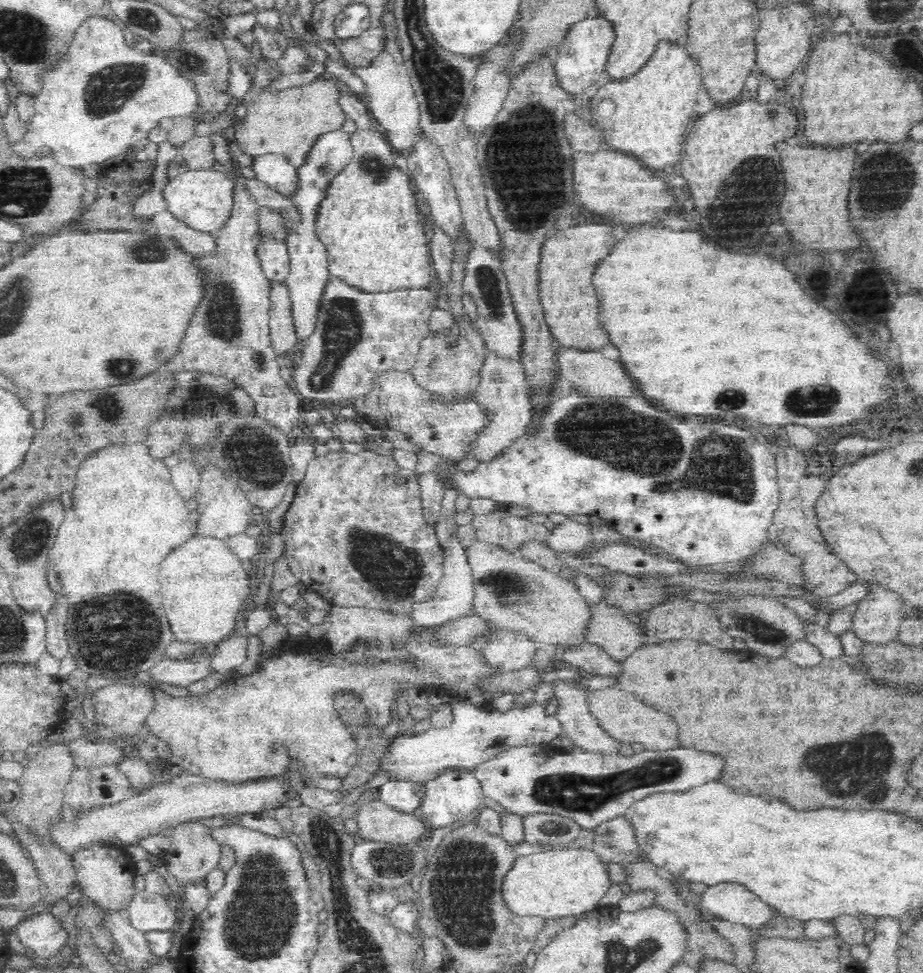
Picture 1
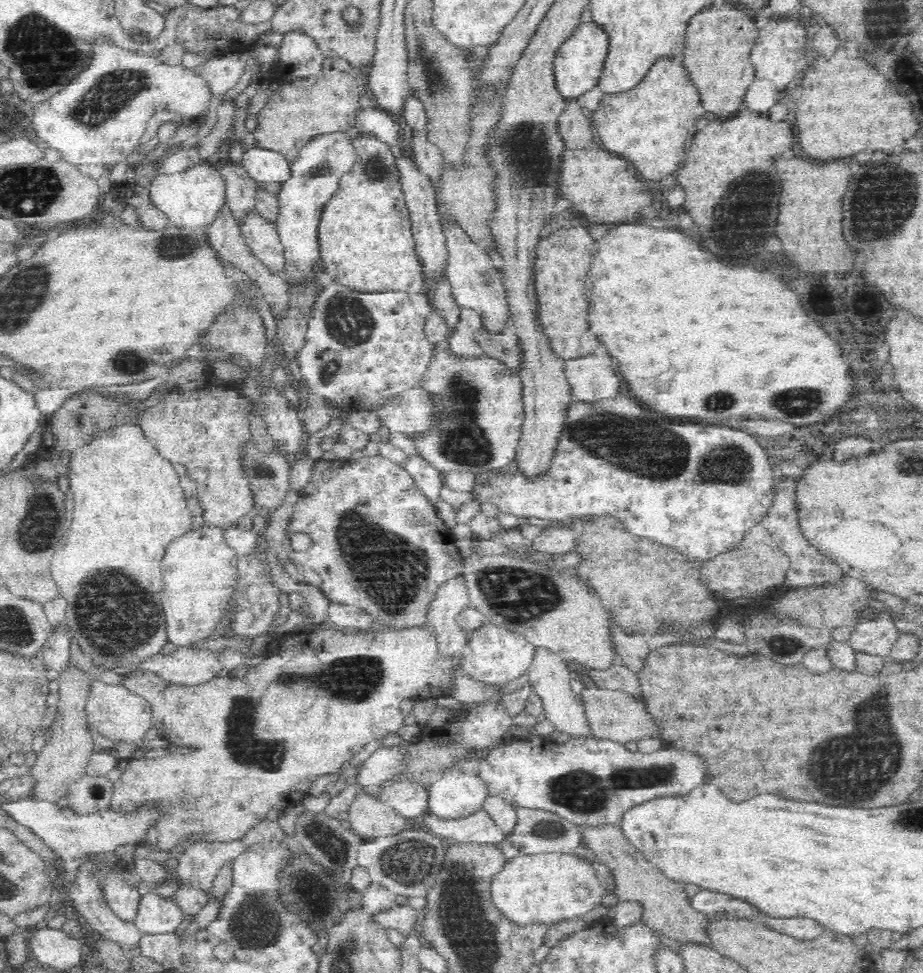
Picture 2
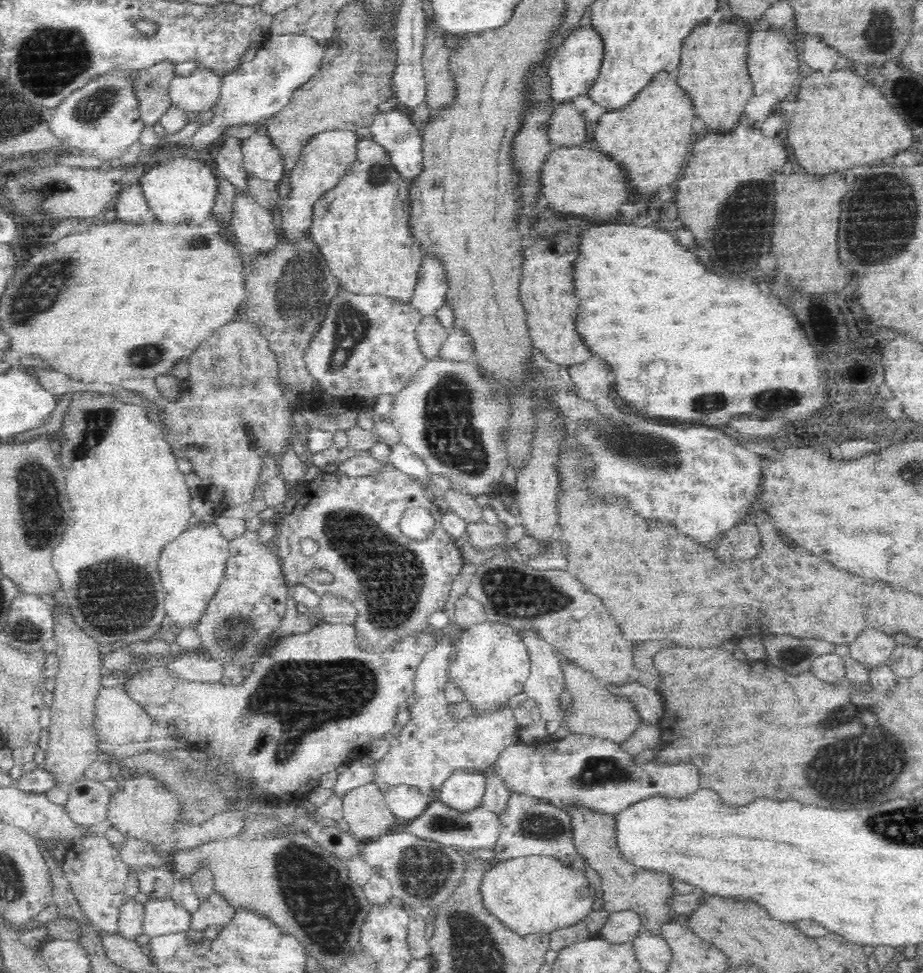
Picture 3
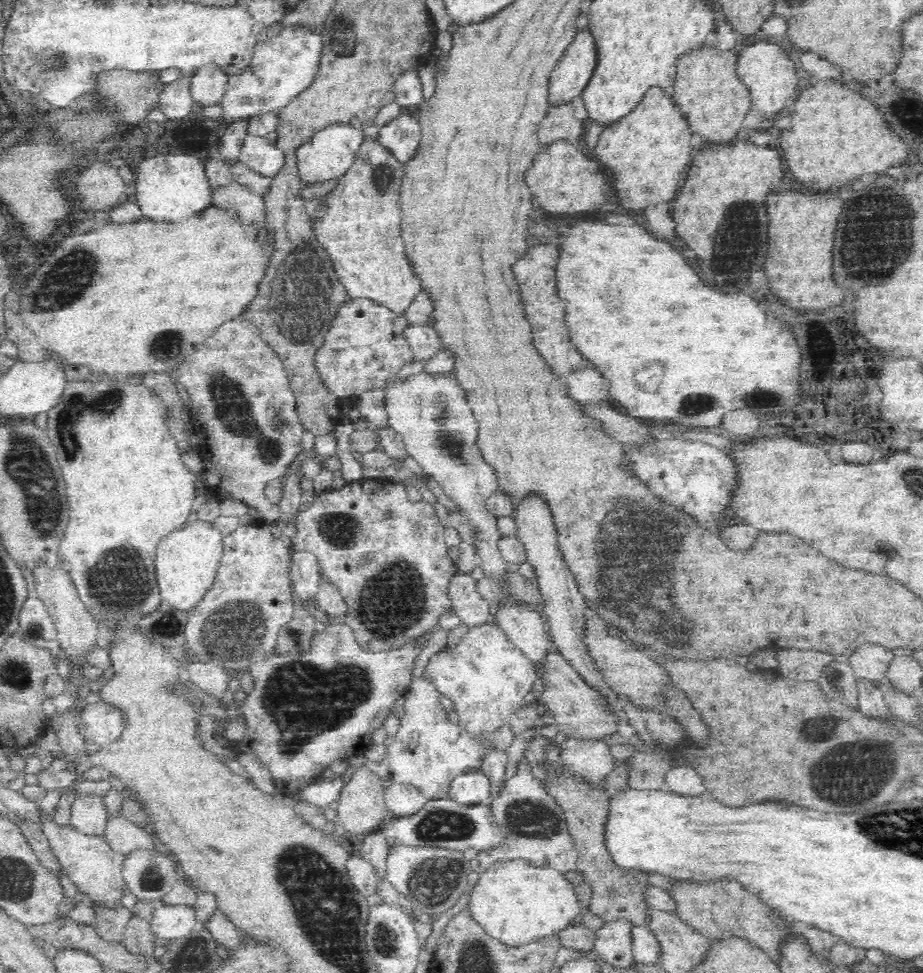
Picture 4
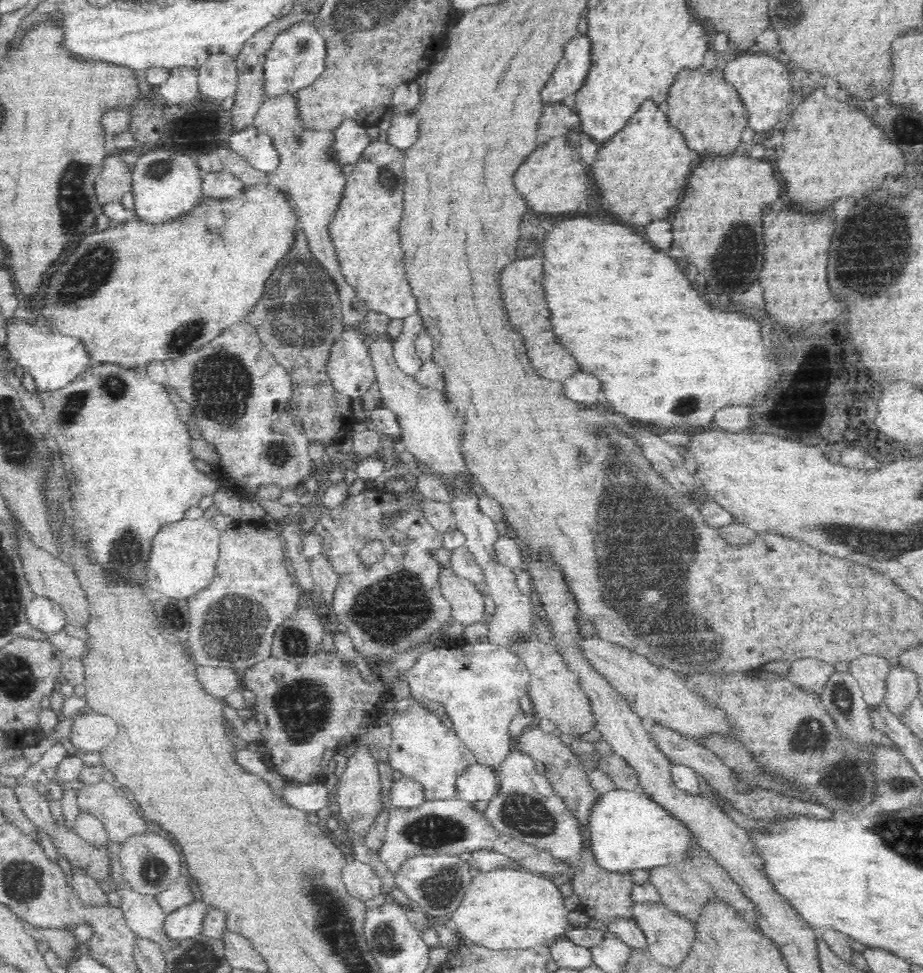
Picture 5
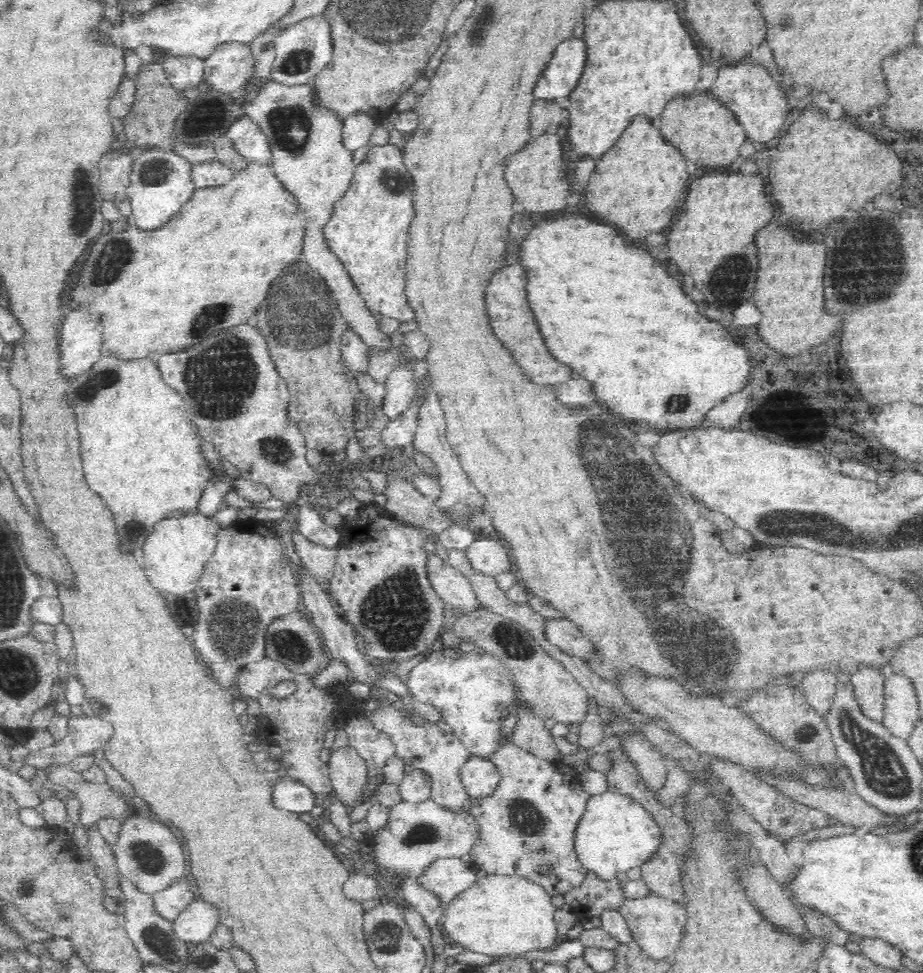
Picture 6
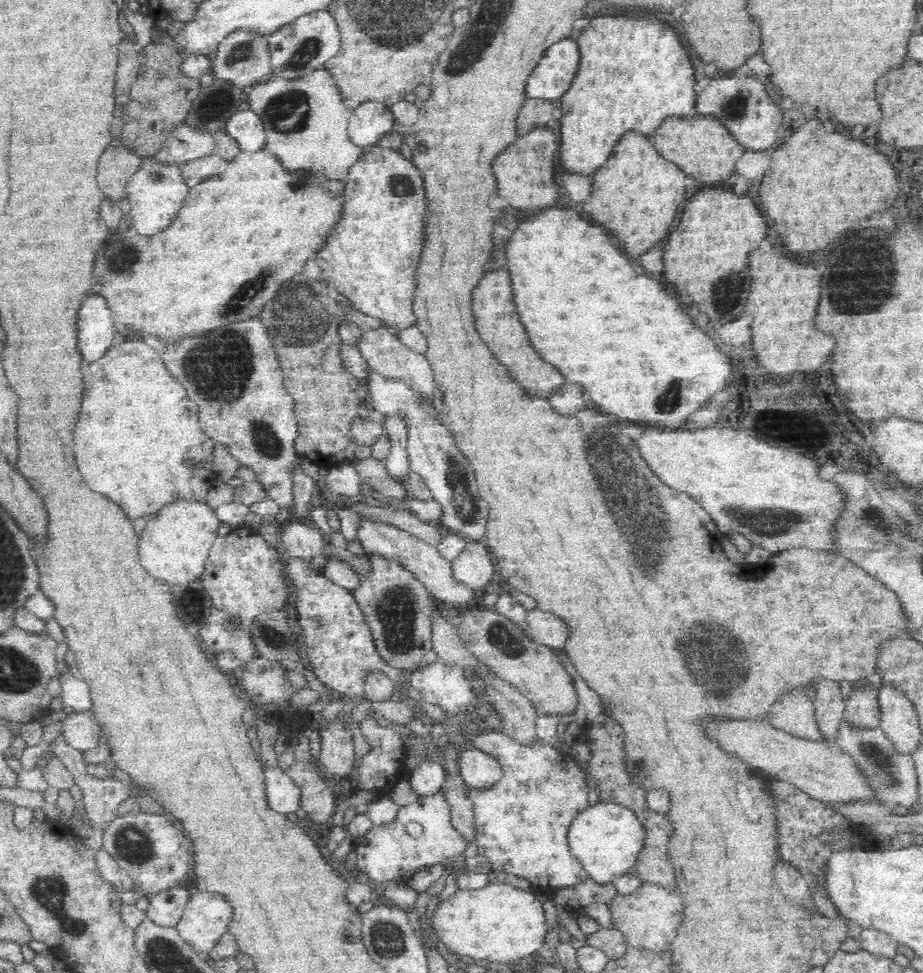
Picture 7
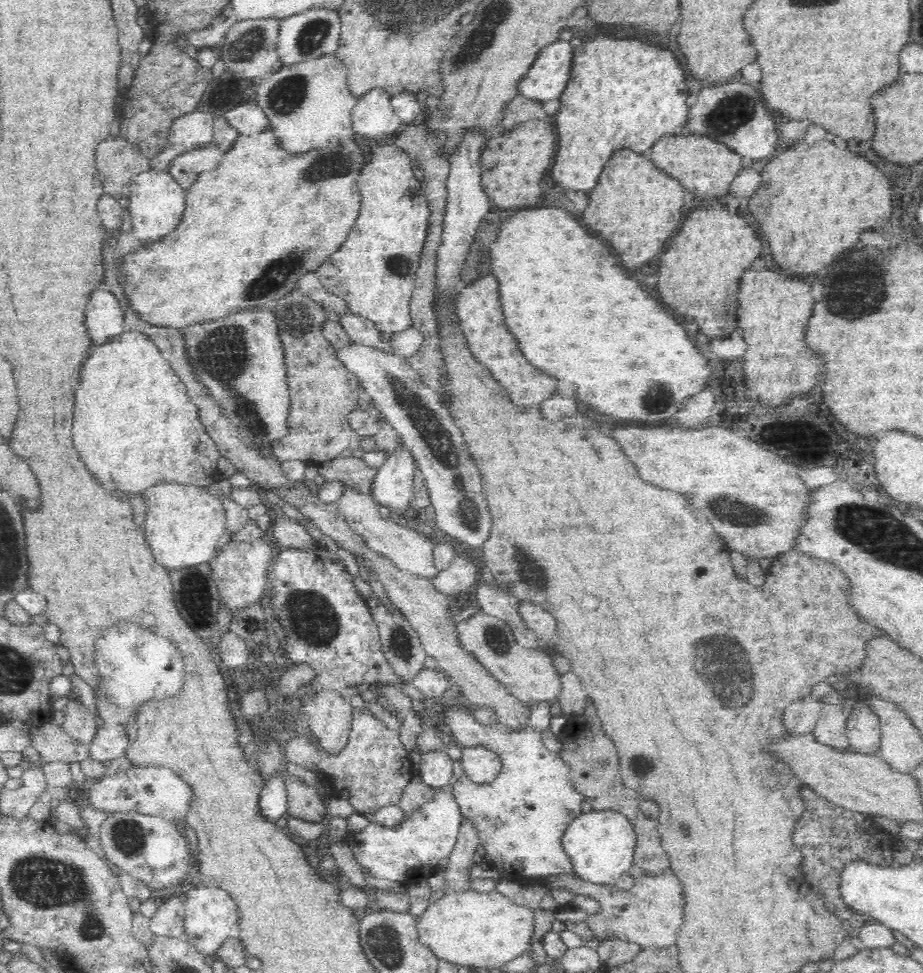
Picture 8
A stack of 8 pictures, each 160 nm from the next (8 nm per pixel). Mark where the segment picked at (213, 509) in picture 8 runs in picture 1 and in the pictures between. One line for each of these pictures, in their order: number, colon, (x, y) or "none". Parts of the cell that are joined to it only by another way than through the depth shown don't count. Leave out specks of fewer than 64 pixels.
1: (206, 589)
2: (200, 571)
3: (193, 567)
4: (187, 564)
5: (184, 557)
6: (175, 557)
7: (174, 548)

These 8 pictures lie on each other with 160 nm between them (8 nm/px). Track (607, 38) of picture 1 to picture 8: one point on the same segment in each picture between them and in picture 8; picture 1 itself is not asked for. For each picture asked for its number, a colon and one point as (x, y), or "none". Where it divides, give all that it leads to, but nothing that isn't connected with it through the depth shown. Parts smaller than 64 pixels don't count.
2: (579, 63)
3: (574, 68)
4: (571, 75)
5: (570, 74)
6: (564, 72)
7: (553, 76)
8: (549, 76)

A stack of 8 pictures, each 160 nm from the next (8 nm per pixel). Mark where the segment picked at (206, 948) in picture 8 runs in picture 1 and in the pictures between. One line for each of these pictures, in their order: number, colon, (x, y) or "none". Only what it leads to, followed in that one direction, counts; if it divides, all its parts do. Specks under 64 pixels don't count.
1: (147, 911)
2: (156, 914)
3: (162, 916)
4: (169, 922)
5: (186, 922)
6: (194, 925)
7: (207, 916)

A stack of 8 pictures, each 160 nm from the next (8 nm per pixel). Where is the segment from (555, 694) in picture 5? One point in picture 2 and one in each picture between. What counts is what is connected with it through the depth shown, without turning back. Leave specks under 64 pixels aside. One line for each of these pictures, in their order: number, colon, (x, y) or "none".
2: (616, 715)
3: (595, 711)
4: (579, 710)

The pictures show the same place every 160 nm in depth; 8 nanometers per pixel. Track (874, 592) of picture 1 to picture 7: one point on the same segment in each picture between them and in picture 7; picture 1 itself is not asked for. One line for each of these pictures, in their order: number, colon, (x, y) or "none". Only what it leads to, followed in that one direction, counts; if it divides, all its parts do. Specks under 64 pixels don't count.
2: (877, 636)
3: (872, 647)
4: (870, 660)
5: (870, 670)
6: (869, 683)
7: (862, 708)

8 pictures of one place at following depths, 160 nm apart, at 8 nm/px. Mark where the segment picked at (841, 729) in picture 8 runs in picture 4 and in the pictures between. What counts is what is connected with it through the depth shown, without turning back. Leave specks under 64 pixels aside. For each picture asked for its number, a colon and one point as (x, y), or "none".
4: (801, 664)
5: (812, 674)
6: (818, 685)
7: (829, 705)

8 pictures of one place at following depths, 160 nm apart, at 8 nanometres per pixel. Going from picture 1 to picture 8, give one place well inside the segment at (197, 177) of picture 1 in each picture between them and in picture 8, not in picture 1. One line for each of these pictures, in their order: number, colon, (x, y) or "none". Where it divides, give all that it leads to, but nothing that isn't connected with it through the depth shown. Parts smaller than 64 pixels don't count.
2: (192, 199)
3: (179, 190)
4: (169, 187)
5: (165, 185)
6: (161, 183)
7: (156, 191)
8: (156, 201)

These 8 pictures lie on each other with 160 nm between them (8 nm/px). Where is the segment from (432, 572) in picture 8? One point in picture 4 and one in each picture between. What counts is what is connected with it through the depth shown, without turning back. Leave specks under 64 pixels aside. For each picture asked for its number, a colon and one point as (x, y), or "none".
4: (472, 609)
5: (467, 601)
6: (453, 588)
7: (435, 571)

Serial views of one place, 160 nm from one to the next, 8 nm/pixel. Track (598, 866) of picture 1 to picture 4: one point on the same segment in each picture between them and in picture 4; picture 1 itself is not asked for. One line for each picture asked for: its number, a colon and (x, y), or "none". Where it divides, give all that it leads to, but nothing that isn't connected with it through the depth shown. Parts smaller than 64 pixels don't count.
2: (549, 888)
3: (538, 893)
4: (518, 902)

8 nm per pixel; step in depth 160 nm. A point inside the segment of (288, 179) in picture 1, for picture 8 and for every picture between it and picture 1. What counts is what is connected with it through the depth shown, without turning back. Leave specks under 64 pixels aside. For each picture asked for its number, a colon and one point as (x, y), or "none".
2: (262, 165)
3: (262, 160)
4: (260, 154)
5: (256, 147)
6: (246, 136)
7: (245, 127)
8: (248, 119)

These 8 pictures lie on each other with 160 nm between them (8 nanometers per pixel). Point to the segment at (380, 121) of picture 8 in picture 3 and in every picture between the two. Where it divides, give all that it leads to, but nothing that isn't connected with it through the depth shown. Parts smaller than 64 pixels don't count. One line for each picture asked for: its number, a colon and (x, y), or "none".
3: (328, 156)
4: (329, 153)
5: (350, 139)
6: (356, 132)
7: (369, 122)

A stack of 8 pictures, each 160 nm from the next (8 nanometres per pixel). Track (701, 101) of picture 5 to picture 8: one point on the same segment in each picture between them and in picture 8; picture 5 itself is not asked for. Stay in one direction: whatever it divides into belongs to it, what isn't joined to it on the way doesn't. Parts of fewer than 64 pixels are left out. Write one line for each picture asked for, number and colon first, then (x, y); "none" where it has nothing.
6: (703, 127)
7: (701, 144)
8: (700, 162)

